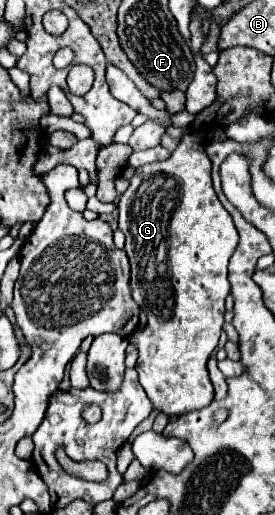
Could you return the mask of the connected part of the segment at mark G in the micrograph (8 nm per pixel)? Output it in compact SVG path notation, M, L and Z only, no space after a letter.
M183 134L179 146L171 152L171 156L167 160L161 162L153 162L147 166L141 166L135 170L131 184L127 188L127 192L119 198L119 230L125 234L127 242L125 242L125 252L129 256L131 262L131 288L133 288L133 300L147 312L147 326L143 330L135 330L128 341L135 344L139 348L139 362L137 362L137 372L139 372L139 382L147 394L147 398L151 400L153 408L157 408L159 412L167 414L167 416L179 416L179 414L187 414L193 410L201 410L205 406L209 406L213 402L213 384L207 372L207 360L213 354L219 336L221 336L221 328L223 328L223 314L225 314L225 298L229 294L229 280L227 280L227 262L237 246L237 232L235 232L235 224L231 220L231 214L223 208L223 204L219 202L215 190L213 190L213 182L211 182L211 160L207 160L207 154L203 154L203 138L197 134Z

